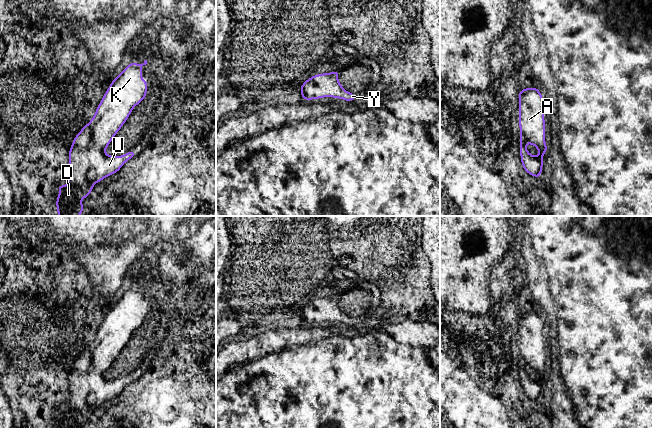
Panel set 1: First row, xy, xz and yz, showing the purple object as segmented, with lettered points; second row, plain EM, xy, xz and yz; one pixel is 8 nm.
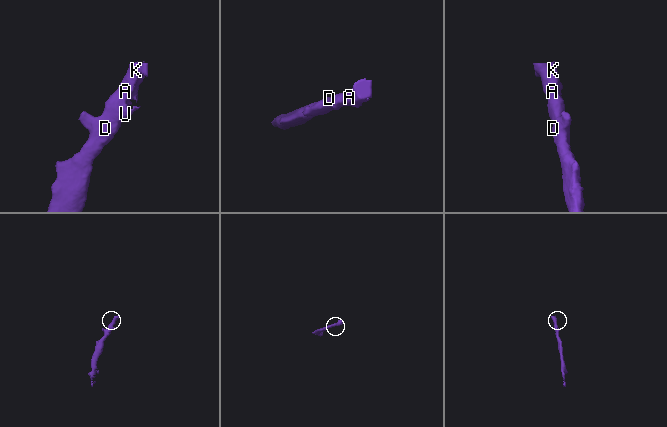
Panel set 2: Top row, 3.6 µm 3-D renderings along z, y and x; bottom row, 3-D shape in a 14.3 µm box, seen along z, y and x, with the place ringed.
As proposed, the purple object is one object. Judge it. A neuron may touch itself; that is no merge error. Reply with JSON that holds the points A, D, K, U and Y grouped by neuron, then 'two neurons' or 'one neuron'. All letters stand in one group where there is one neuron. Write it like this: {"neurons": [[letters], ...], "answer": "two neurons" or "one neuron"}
{"neurons": [["A", "D", "K", "U", "Y"]], "answer": "one neuron"}

